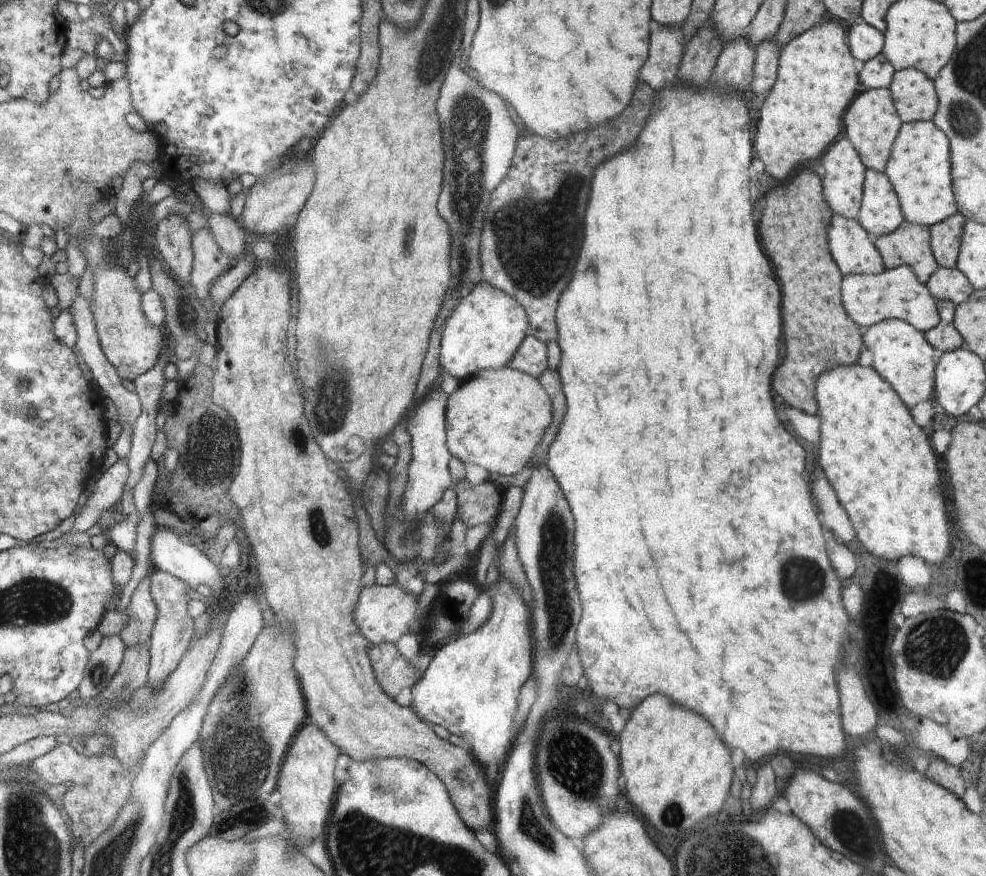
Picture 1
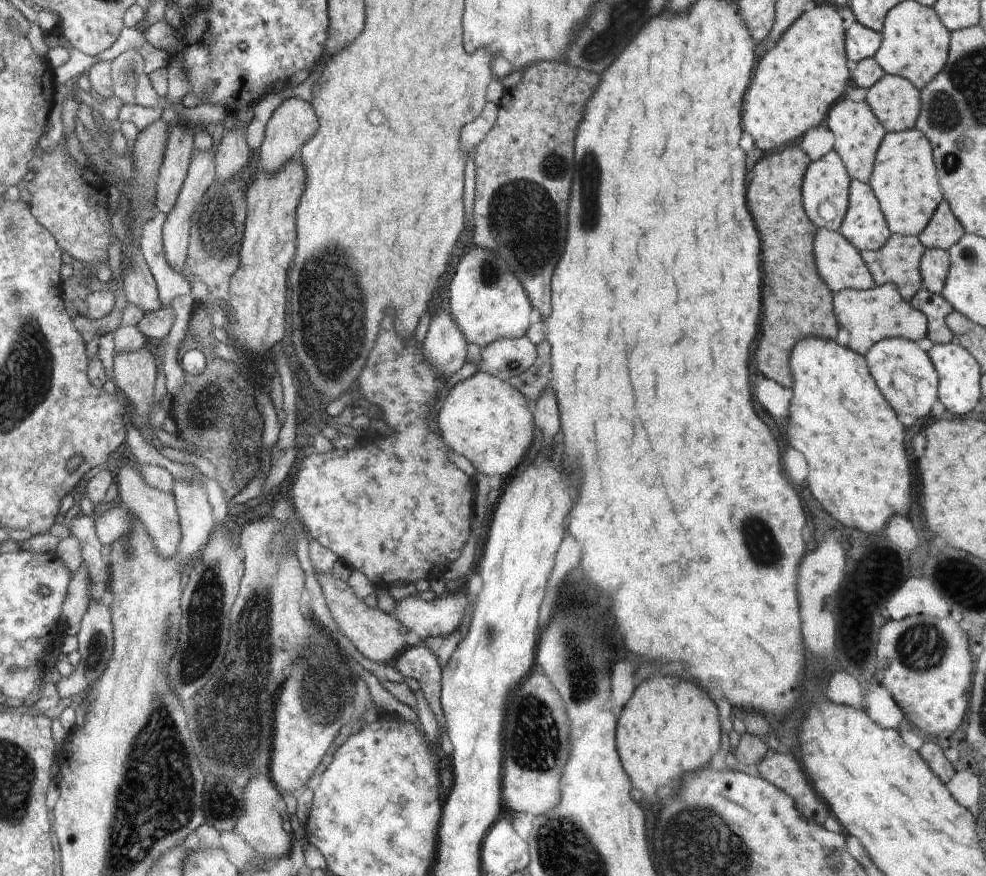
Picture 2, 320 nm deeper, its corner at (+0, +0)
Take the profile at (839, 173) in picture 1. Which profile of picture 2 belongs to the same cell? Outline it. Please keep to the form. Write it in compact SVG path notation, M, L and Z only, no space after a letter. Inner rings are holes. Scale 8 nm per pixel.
M834 149L819 160L812 161L809 171L805 177L804 194L806 215L812 220L817 228L826 228L827 230L840 231L844 224L845 215L849 210L850 186L852 178L849 175L849 170L845 166L841 155ZM822 204L832 204L836 208L836 218L832 222L824 220L818 212L819 206Z

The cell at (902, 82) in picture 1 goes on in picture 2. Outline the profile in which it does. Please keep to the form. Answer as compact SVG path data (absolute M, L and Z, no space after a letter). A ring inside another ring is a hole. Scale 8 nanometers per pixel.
M897 75L885 76L867 90L866 102L888 132L915 129L922 110L921 91Z

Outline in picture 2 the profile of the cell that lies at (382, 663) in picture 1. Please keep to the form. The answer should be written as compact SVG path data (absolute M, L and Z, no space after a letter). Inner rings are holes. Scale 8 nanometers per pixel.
M309 538L310 543L310 560L312 560L312 566L324 598L326 598L326 604L330 608L330 614L334 618L334 622L338 624L340 632L356 646L356 649L360 651L363 657L375 662L378 665L387 665L388 660L395 660L396 656L400 656L400 653L409 646L406 642L406 631L402 624L394 618L391 614L385 614L383 611L376 608L369 608L366 606L363 600L356 597L353 589L347 584L347 582L341 579L334 578L332 576L332 568L338 561L338 556L330 548L325 548L316 542L316 540Z

